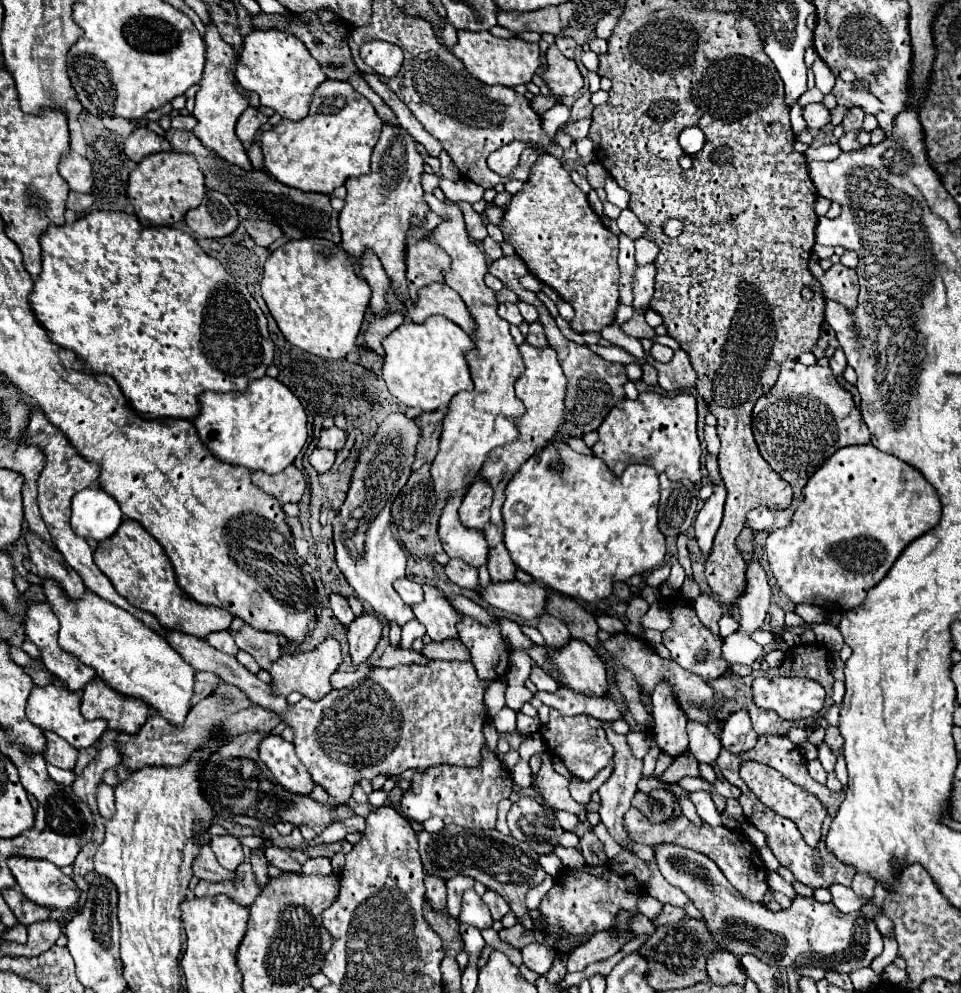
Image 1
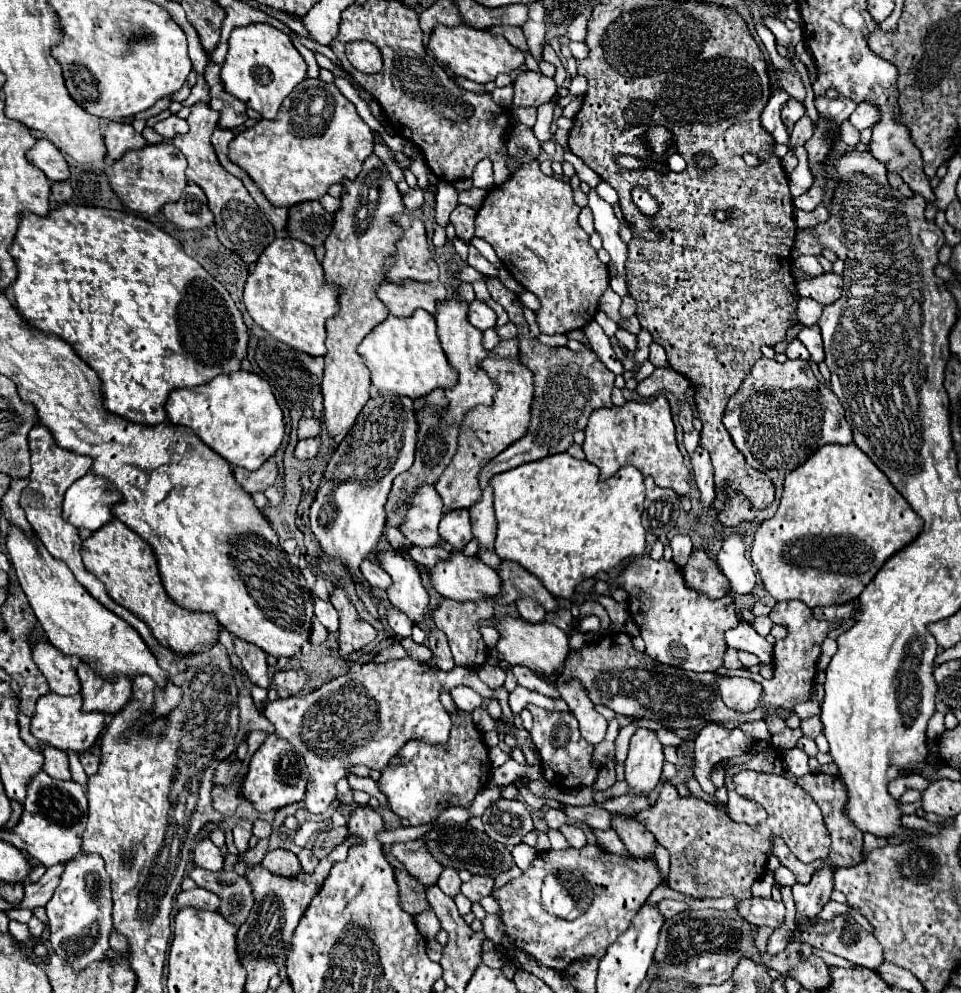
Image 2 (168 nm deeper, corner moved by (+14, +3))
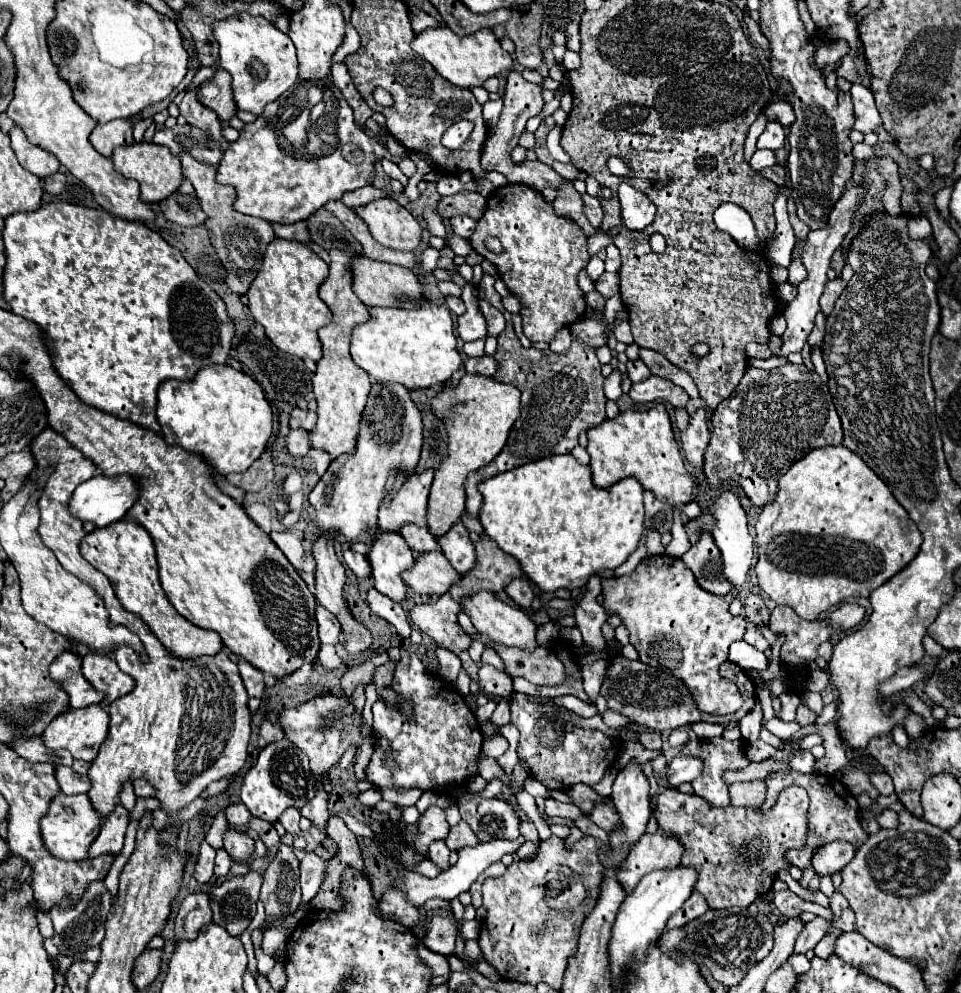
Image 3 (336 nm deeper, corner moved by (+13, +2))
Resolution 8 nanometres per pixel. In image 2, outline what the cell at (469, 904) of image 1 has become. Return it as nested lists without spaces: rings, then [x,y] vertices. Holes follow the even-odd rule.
[[[444,868],[440,878],[438,878],[438,886],[442,888],[444,894],[448,896],[456,896],[460,892],[460,878],[458,878],[458,872],[454,868]]]

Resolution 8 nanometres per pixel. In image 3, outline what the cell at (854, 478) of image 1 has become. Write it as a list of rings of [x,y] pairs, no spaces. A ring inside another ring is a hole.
[[[845,445],[839,447],[827,447],[827,449],[815,449],[811,453],[807,453],[801,461],[797,461],[795,465],[791,465],[791,469],[779,477],[779,493],[775,497],[773,503],[765,505],[759,513],[759,519],[755,523],[755,531],[757,531],[757,555],[759,561],[755,565],[755,573],[757,573],[757,581],[759,587],[777,603],[777,605],[789,605],[797,611],[799,617],[803,619],[817,619],[817,615],[837,603],[841,603],[847,597],[869,597],[871,591],[875,591],[879,585],[883,585],[889,577],[893,577],[895,573],[899,573],[919,551],[921,547],[921,531],[917,529],[917,525],[911,521],[911,517],[907,515],[907,511],[897,503],[897,499],[893,497],[893,493],[889,491],[889,487],[865,465],[863,459],[859,459],[855,453],[851,453],[851,449],[847,449]]]

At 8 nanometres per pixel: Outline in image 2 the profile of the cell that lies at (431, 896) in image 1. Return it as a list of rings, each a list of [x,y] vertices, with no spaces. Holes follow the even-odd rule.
[[[410,840],[410,842],[392,844],[392,854],[406,866],[406,870],[414,878],[422,880],[424,886],[434,884],[442,872],[442,866],[430,854],[424,840]]]

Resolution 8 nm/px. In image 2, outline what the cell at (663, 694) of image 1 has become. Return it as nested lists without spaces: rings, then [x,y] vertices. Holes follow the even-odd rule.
[[[646,728],[636,730],[636,734],[630,738],[630,750],[628,750],[628,758],[624,762],[624,782],[628,784],[628,794],[630,796],[650,794],[656,788],[656,784],[660,782],[662,764],[664,764],[664,754],[662,754],[662,744],[658,742],[656,734]]]

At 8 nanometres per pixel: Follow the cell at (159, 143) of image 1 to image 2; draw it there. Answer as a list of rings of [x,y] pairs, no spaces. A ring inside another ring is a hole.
[[[108,122],[104,128],[104,144],[106,144],[108,156],[112,160],[118,160],[126,150],[136,150],[146,146],[146,140],[130,124]]]

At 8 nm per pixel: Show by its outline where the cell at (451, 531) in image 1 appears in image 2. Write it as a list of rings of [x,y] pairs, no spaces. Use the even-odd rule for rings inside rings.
[[[424,484],[414,490],[406,518],[400,524],[400,532],[410,540],[410,544],[416,546],[438,546],[442,544],[442,538],[438,536],[438,522],[442,518],[442,500],[438,492]]]

